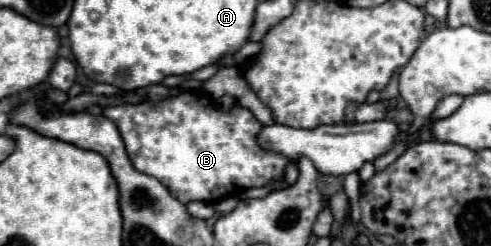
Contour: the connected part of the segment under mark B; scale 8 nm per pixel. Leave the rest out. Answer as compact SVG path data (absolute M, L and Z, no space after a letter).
M182 91L162 101L120 103L104 107L102 115L116 123L134 167L146 175L156 177L184 205L190 201L216 203L220 197L230 195L234 191L262 187L272 177L284 175L284 167L290 163L288 157L258 147L256 135L260 133L262 123L248 109L236 105L230 113L224 113L200 91Z

